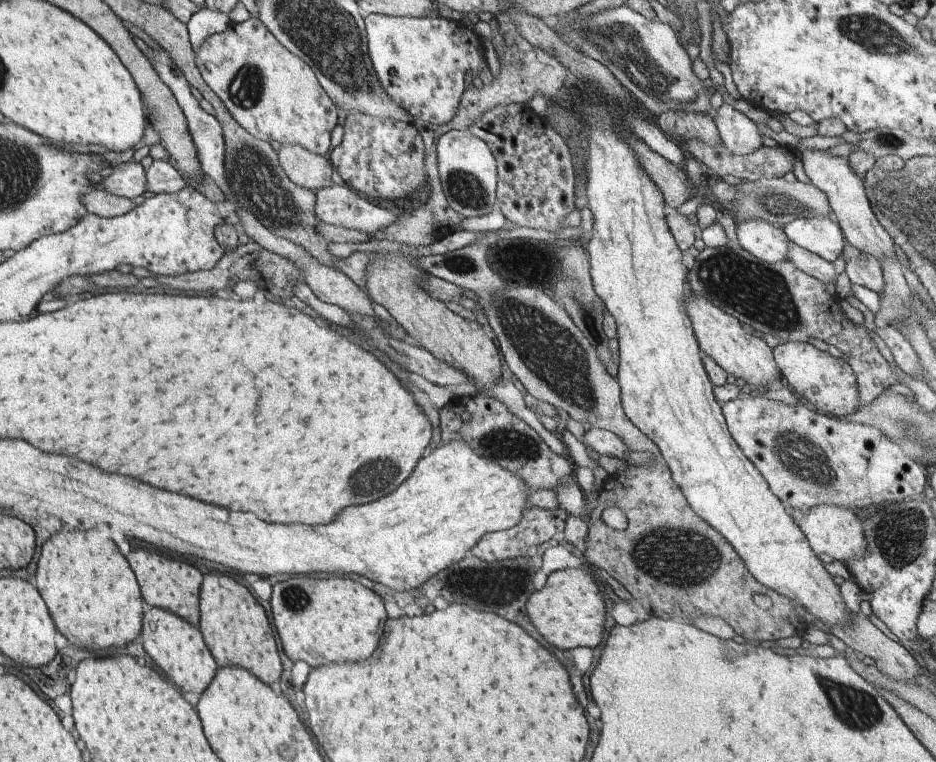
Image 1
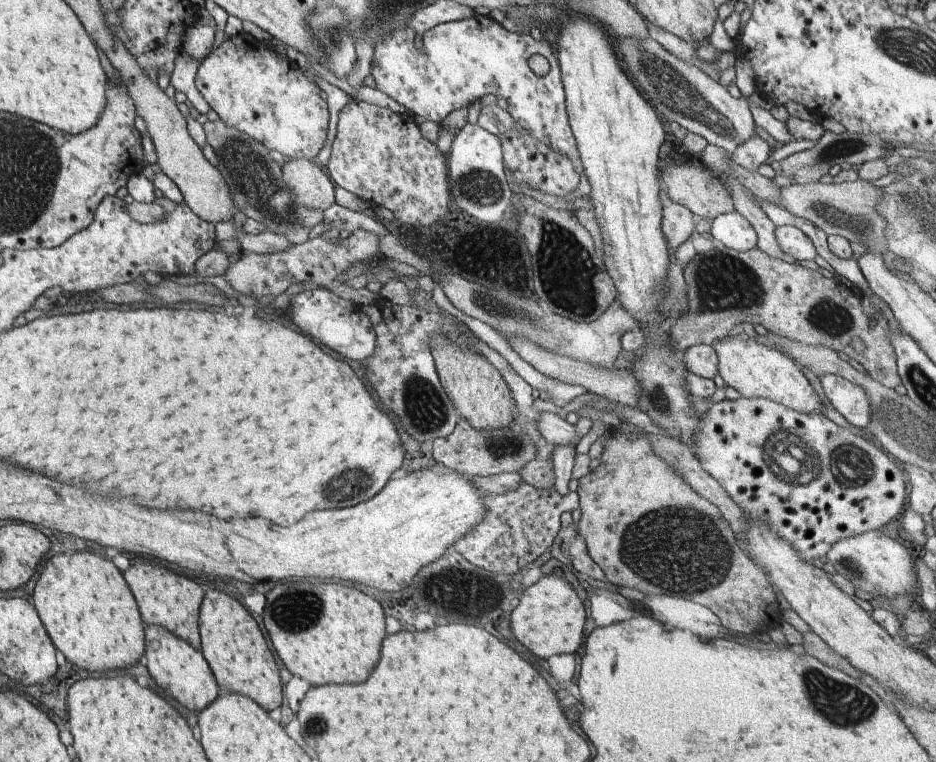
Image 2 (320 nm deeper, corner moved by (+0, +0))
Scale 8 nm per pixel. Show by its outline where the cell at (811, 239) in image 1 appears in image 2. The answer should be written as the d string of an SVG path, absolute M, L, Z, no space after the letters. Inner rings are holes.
M796 226L776 227L776 240L778 240L778 246L784 250L784 253L789 254L798 262L802 262L802 260L814 261L818 255L812 240Z

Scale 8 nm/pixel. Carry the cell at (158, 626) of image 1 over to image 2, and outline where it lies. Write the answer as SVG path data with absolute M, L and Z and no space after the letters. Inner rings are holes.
M146 625L146 654L143 662L156 684L188 710L200 714L220 696L221 689L202 651L164 627Z

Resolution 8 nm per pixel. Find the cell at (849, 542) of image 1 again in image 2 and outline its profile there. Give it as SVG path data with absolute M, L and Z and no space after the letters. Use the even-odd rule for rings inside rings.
M880 530L867 531L857 536L842 538L828 550L828 560L837 571L868 594L889 596L896 599L897 596L914 595L919 592L918 576L913 565L914 550L906 541L898 542L890 536L886 536Z

